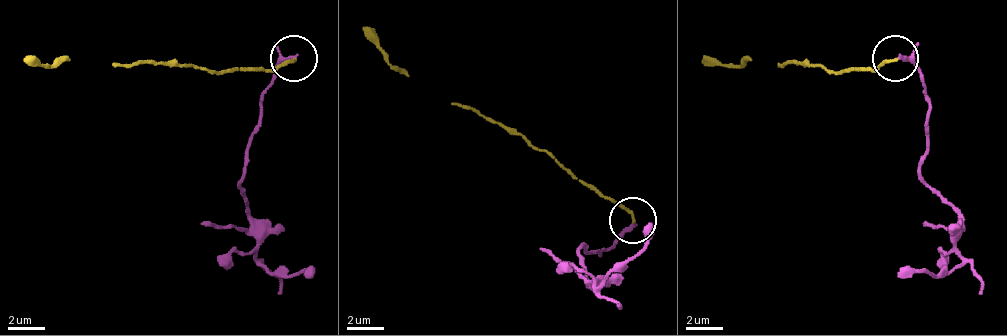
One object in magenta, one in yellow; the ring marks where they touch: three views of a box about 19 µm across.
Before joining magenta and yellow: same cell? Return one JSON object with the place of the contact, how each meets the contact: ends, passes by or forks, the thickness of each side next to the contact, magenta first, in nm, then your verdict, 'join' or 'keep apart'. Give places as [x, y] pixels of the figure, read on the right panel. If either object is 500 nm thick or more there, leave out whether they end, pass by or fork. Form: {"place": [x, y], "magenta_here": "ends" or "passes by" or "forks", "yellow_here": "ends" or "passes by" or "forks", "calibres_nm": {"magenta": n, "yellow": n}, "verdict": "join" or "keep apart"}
{"place": [895, 58], "magenta_here": "passes by", "yellow_here": "ends", "calibres_nm": {"magenta": 160, "yellow": 160}, "verdict": "join"}

